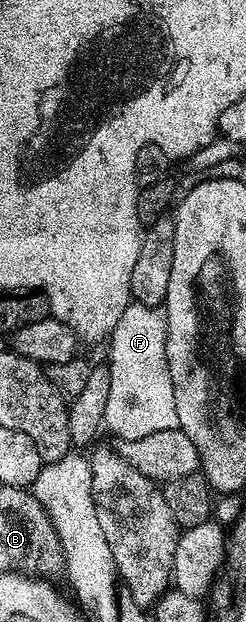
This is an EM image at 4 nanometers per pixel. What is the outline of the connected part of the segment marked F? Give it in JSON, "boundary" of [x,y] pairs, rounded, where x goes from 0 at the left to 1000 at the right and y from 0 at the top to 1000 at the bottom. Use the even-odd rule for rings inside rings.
{"boundary":[[[537,484],[451,532],[439,556],[447,617],[423,680],[476,688],[472,703],[496,707],[569,707],[650,691],[724,688],[683,585],[675,503]]]}

